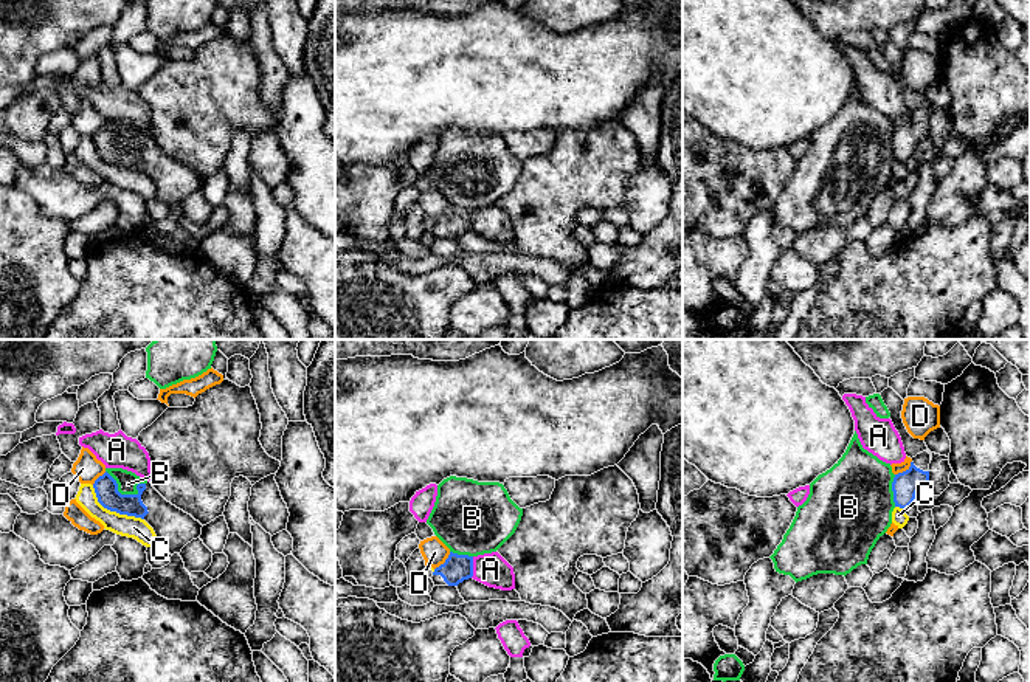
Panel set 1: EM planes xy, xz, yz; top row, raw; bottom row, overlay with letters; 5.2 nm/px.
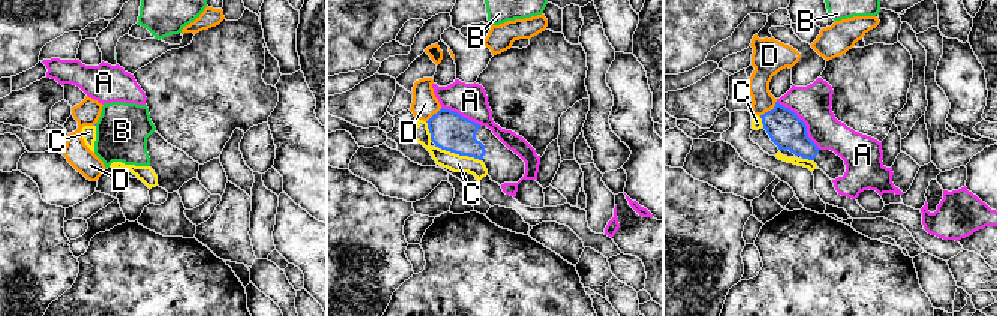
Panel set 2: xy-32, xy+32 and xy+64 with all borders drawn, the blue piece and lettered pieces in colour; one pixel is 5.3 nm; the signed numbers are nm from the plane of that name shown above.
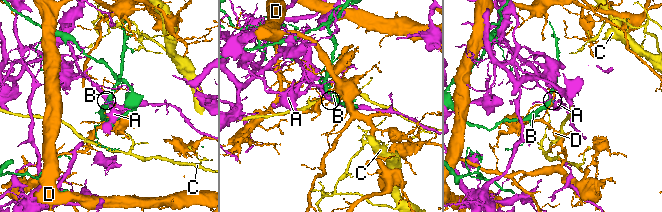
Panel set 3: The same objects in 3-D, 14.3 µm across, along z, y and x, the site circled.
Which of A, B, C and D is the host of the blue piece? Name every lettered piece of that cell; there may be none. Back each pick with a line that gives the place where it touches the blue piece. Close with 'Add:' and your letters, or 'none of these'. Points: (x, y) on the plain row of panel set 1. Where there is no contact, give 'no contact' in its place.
Add: none of these

